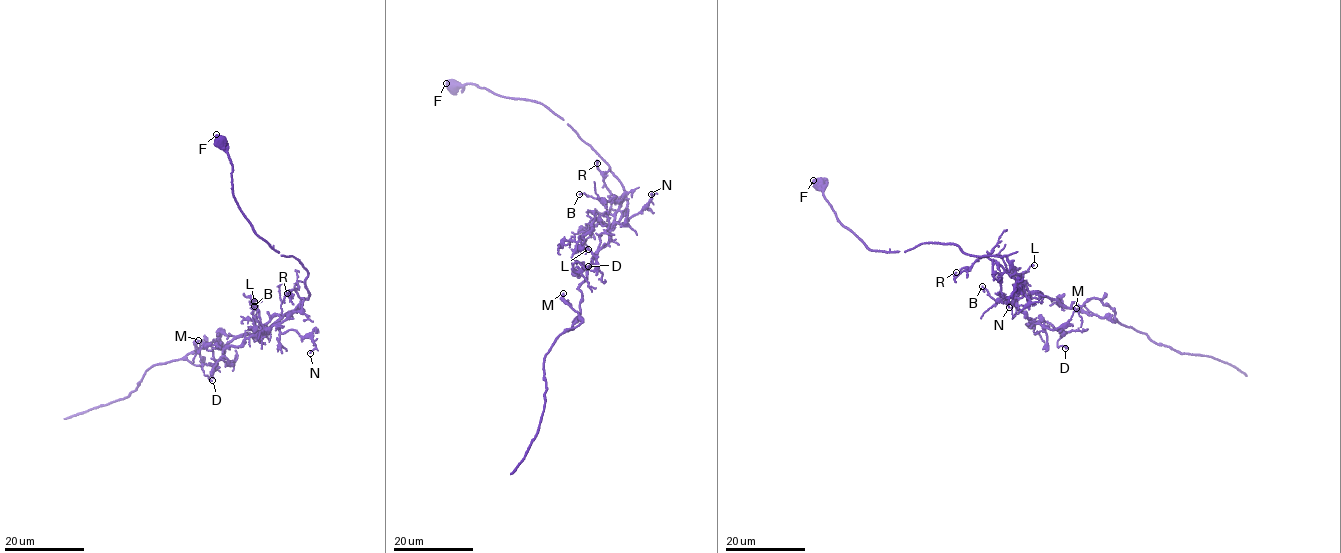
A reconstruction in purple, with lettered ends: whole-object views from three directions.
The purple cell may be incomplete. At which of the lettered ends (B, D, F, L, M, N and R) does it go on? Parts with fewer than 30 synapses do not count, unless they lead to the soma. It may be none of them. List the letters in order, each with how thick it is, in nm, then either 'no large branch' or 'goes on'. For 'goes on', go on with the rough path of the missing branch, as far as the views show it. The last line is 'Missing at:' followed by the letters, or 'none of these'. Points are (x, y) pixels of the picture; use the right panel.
B: 110 nm | no large branch
D: 110 nm | no large branch
F: 750 nm | no large branch
L: 100 nm | no large branch
M: 280 nm | no large branch
N: 90 nm | no large branch
R: 110 nm | no large branch
Missing at: none of these

